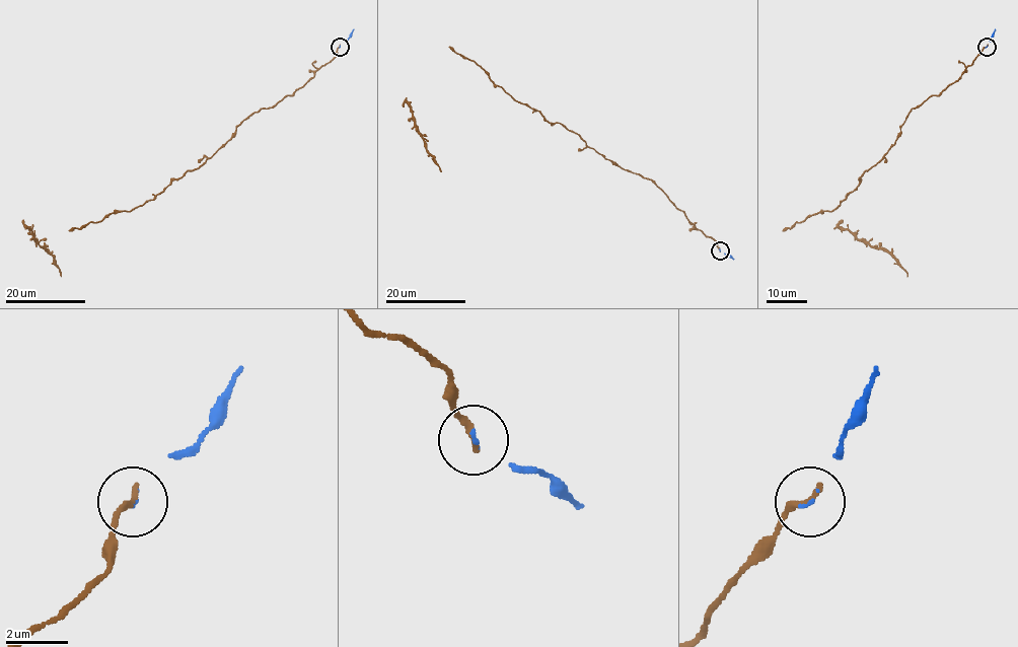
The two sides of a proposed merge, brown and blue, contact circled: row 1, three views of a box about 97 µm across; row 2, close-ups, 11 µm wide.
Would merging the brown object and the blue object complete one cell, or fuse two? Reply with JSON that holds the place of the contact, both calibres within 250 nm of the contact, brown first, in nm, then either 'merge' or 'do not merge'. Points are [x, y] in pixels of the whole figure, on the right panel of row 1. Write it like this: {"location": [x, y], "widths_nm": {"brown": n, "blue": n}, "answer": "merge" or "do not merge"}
{"location": [987, 47], "widths_nm": {"brown": 220, "blue": 70}, "answer": "merge"}

